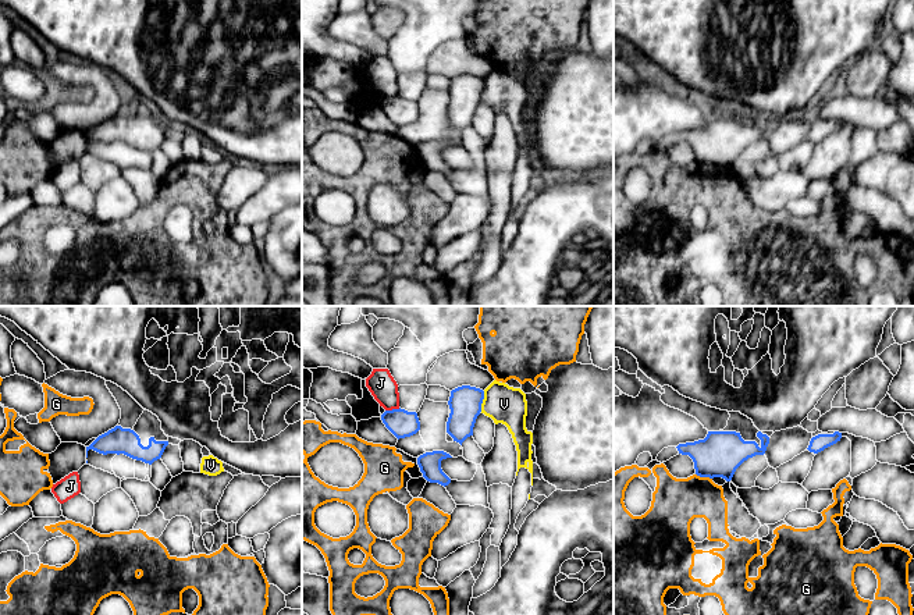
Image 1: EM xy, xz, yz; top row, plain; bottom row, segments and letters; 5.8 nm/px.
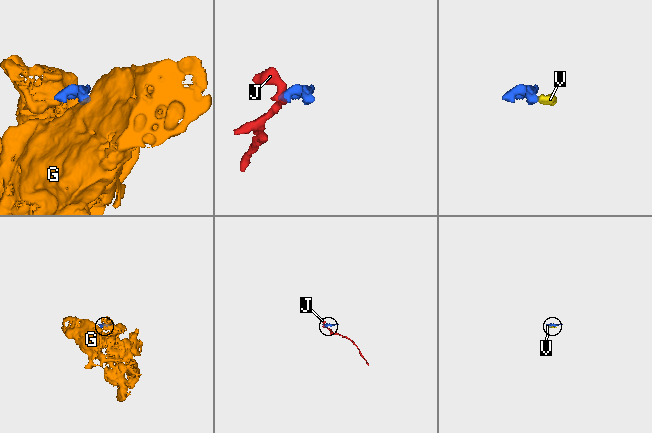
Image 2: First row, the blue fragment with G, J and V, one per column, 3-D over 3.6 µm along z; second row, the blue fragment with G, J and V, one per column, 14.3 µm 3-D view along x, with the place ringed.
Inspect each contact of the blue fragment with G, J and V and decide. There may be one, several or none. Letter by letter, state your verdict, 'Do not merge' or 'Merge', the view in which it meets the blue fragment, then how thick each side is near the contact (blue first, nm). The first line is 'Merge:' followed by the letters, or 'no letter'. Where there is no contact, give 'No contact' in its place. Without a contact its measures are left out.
Merge: no letter
G: Do not merge. Touches blue in yz. Thickness 260 nm (blue) against 280 nm
J: Do not merge. Touches blue in xz. Thickness 160 nm (blue) against 160 nm
V: Do not merge. Touches blue in xz. Thickness 190 nm (blue) against 220 nm

